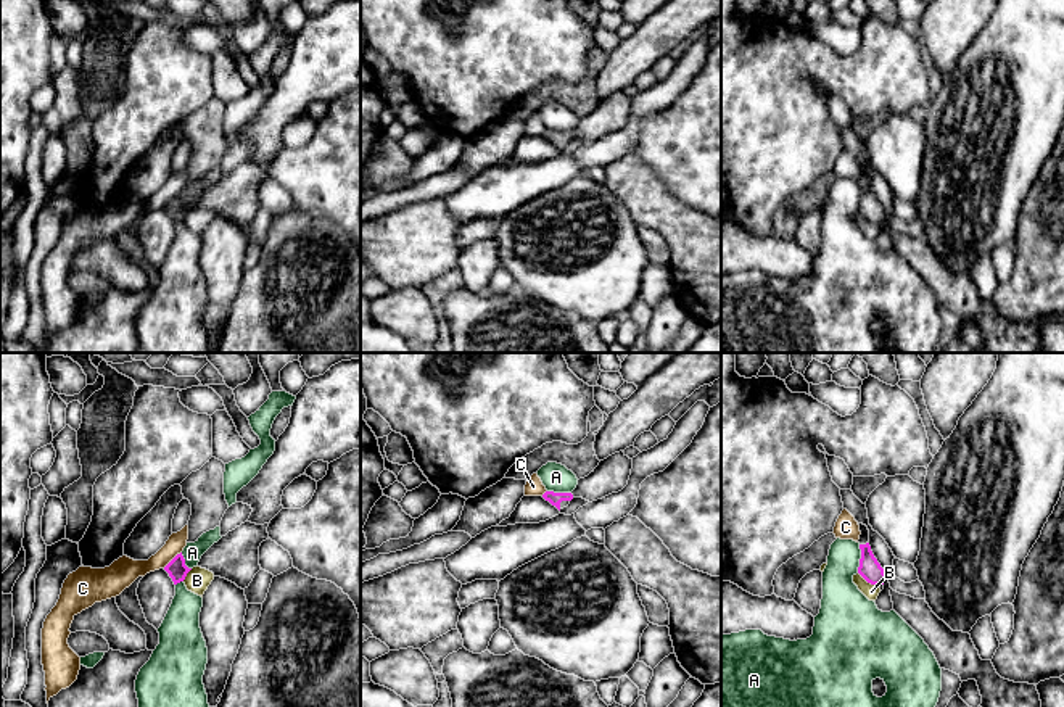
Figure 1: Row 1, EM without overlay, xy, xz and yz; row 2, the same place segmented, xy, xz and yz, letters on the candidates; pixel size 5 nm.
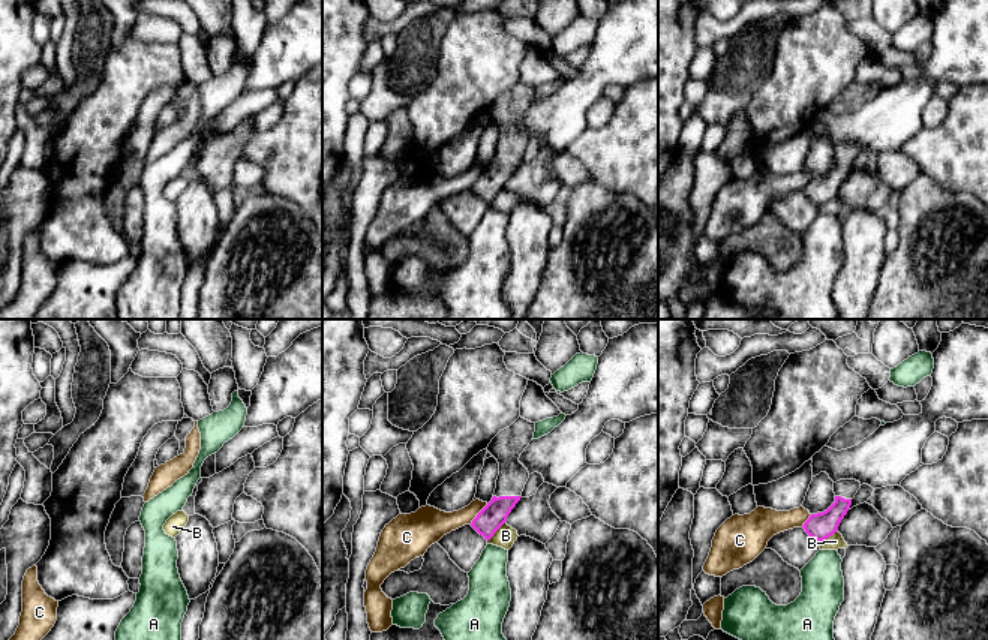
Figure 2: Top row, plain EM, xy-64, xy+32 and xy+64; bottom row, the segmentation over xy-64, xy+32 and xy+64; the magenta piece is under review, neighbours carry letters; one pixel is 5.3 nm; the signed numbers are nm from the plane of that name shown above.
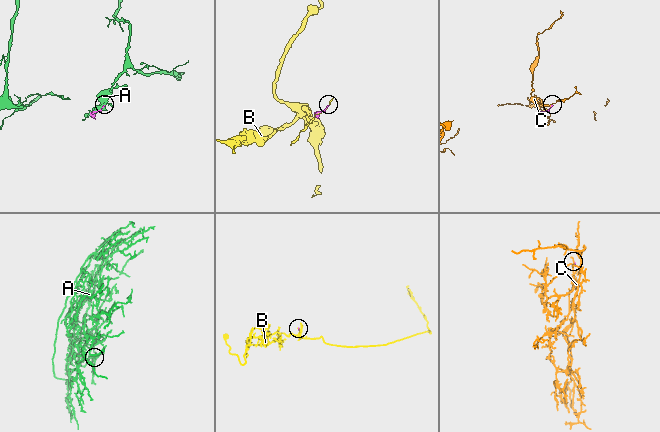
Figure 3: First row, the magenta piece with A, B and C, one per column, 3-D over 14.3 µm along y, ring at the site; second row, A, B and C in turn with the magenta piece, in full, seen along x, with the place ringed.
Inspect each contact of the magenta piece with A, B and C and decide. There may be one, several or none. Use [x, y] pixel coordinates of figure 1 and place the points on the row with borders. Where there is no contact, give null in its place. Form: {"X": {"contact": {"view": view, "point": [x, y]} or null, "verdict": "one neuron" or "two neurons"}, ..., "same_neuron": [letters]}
{"A": {"contact": {"view": "yz", "point": [860, 559]}, "verdict": "two neurons"}, "B": {"contact": {"view": "yz", "point": [868, 582]}, "verdict": "two neurons"}, "C": {"contact": {"view": "xy", "point": [173, 559]}, "verdict": "two neurons"}, "same_neuron": []}

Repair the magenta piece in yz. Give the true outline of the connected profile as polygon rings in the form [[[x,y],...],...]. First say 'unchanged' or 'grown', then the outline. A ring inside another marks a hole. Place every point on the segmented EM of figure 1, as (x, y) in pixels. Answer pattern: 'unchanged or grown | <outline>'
grown | [[[860,525],[860,549],[861,549],[861,559],[860,559],[860,567],[858,573],[871,585],[884,585],[885,581],[885,573],[877,559],[874,557],[871,546],[869,546],[869,530],[866,525]]]

